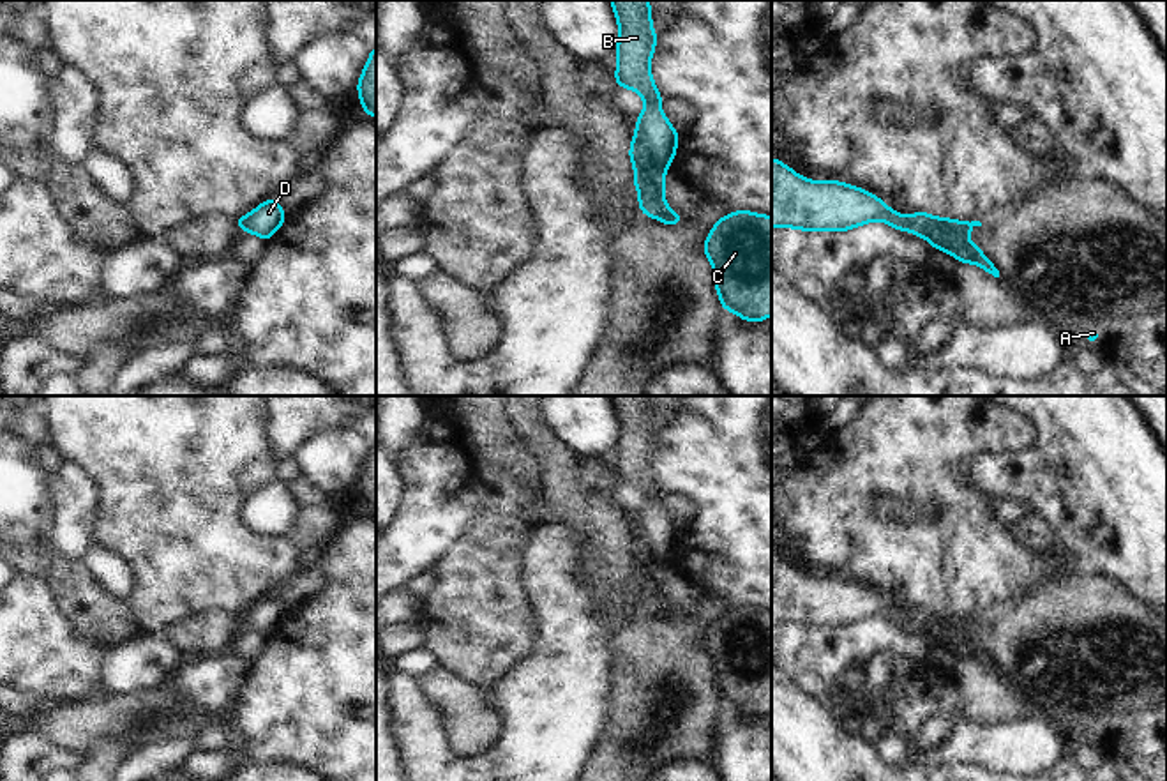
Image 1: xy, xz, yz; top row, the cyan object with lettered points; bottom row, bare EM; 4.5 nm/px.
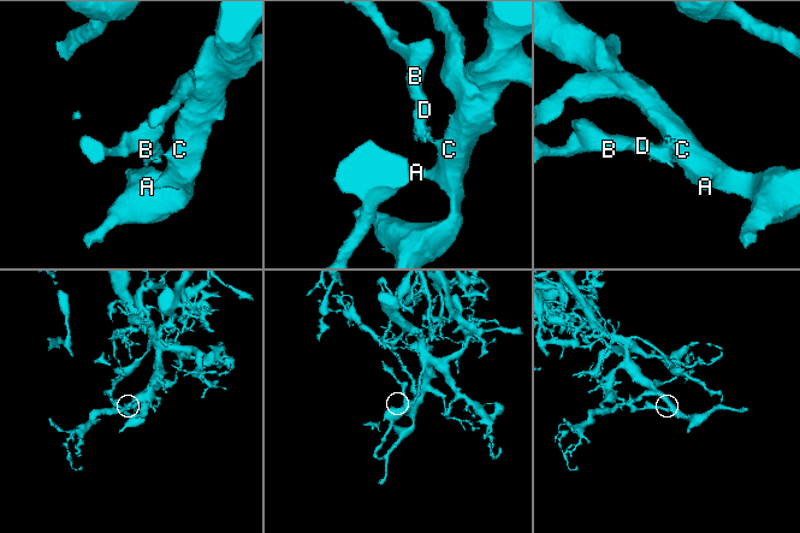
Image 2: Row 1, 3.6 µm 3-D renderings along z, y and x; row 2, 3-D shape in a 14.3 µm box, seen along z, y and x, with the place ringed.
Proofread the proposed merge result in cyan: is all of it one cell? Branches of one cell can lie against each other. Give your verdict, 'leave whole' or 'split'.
split

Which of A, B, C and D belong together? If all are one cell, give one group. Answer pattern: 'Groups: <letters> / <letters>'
Groups: A C / B D

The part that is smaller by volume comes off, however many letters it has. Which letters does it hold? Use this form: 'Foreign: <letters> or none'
Foreign: B, D

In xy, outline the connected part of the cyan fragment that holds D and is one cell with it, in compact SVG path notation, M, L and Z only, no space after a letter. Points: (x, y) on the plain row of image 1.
M267 595L249 608L244 627L268 636L286 617L282 603L277 595Z

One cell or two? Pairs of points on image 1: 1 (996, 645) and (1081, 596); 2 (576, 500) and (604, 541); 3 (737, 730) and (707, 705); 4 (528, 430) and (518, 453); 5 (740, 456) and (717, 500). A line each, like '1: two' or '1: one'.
1: one
2: one
3: two
4: two
5: one

